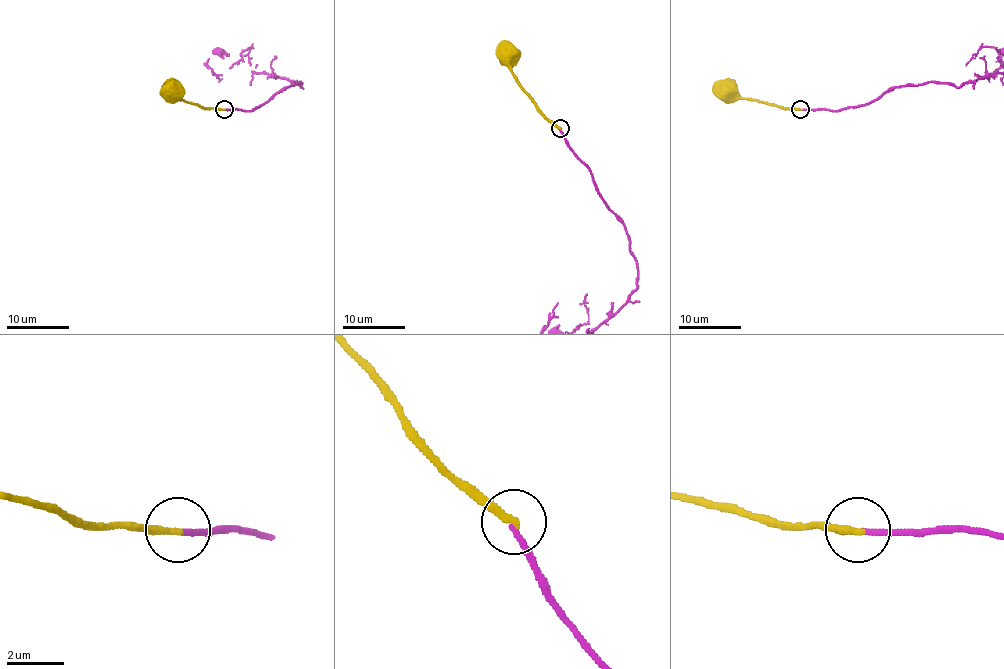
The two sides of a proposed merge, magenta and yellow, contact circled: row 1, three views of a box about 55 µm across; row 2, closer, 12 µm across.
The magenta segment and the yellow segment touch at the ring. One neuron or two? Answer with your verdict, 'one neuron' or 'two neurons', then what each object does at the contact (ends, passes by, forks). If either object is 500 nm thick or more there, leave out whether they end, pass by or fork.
two neurons | magenta ends | yellow ends

